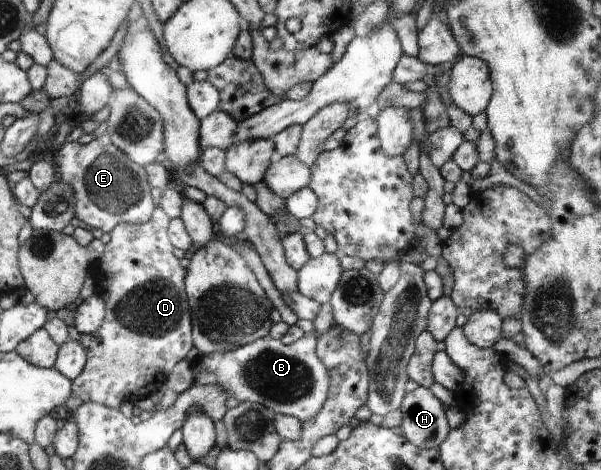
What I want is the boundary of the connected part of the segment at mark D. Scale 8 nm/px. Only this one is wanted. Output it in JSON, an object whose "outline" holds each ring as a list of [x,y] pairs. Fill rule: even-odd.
{"outline":[[[158,207],[147,223],[122,223],[110,232],[111,239],[106,243],[99,261],[103,276],[97,279],[96,289],[96,293],[106,302],[106,319],[97,332],[79,337],[87,359],[84,371],[71,383],[70,397],[65,403],[69,411],[75,413],[86,402],[119,409],[121,401],[127,401],[127,397],[147,397],[153,391],[161,390],[173,365],[185,358],[194,347],[191,313],[184,288],[188,267],[179,260],[179,249],[175,249],[169,237],[171,220],[171,216]]]}

